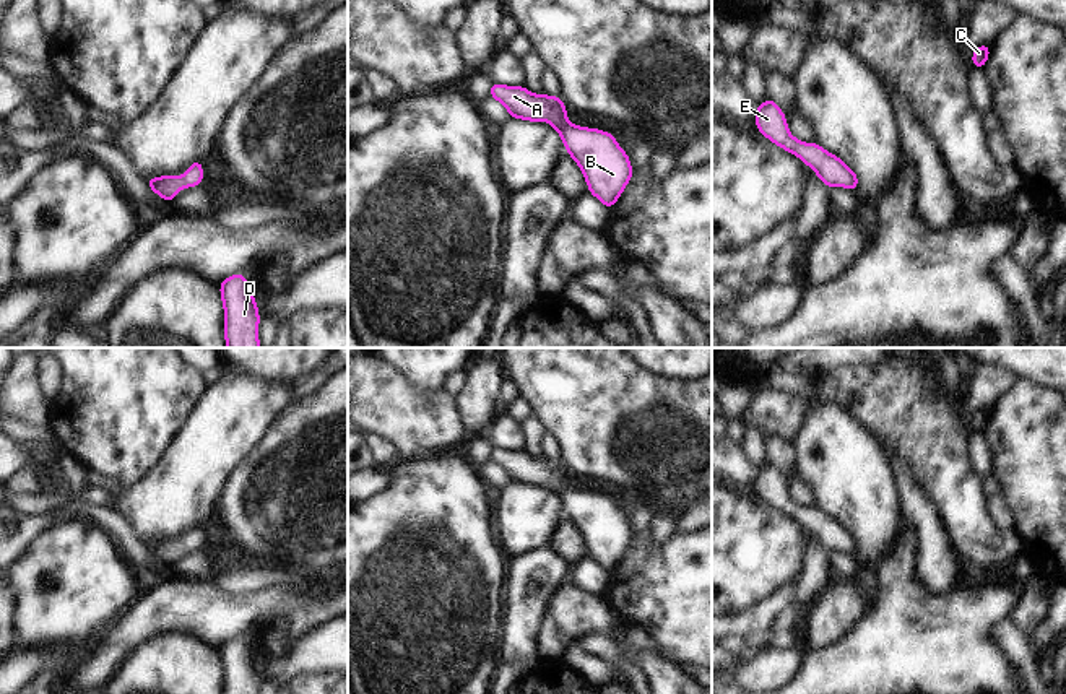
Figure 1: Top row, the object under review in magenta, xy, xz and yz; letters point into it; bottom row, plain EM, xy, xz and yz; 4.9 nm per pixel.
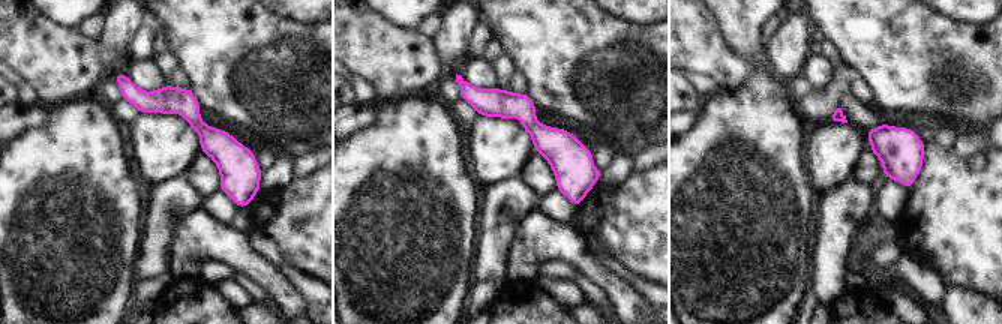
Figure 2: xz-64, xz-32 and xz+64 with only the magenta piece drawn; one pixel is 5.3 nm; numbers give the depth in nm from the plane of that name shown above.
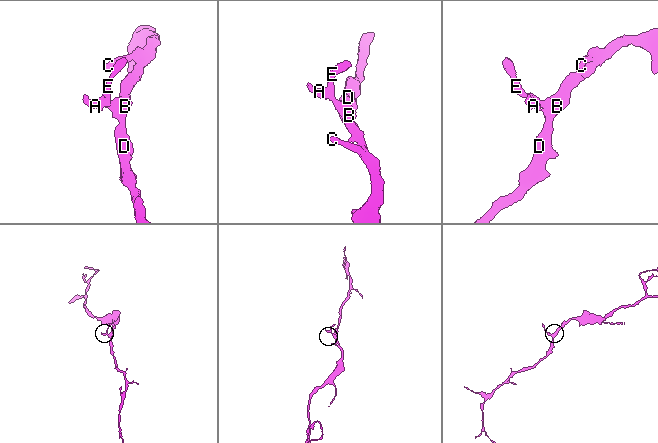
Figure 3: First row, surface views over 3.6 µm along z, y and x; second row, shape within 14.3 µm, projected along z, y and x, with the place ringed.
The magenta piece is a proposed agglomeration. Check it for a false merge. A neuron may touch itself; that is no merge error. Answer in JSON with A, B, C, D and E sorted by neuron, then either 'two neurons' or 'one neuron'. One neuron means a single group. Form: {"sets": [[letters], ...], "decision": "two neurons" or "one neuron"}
{"sets": [["A", "B", "C", "D", "E"]], "decision": "one neuron"}

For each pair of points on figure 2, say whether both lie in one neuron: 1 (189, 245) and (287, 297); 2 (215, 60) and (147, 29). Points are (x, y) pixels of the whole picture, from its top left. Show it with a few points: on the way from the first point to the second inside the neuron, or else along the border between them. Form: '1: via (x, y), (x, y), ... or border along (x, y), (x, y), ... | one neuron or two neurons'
1: via (213, 245), (228, 245), (263, 275) | one neuron
2: border along (150, 21), (156, 29) | two neurons

